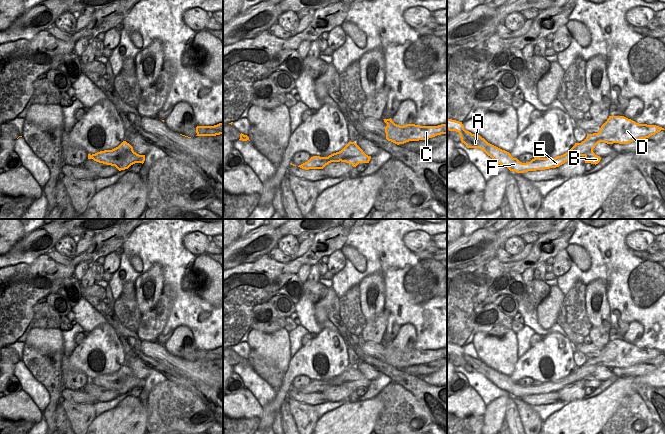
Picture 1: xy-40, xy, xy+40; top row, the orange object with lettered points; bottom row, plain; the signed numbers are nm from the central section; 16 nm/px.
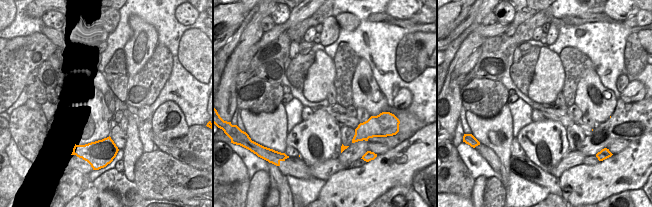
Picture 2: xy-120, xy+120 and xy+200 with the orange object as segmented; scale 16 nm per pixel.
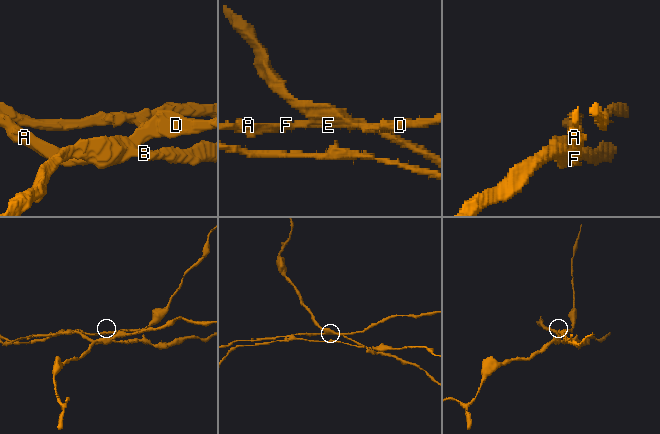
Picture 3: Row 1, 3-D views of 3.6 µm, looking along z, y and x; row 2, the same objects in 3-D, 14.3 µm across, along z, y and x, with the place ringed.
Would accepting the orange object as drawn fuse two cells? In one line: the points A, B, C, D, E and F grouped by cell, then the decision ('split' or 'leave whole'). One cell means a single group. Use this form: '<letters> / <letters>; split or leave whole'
A C D E F / B; split

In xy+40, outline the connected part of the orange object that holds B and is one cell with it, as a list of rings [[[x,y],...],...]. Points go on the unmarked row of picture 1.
[[[593,375],[587,376],[585,379],[583,379],[585,387],[591,387],[591,388],[598,388],[601,384],[600,380],[597,380]]]

